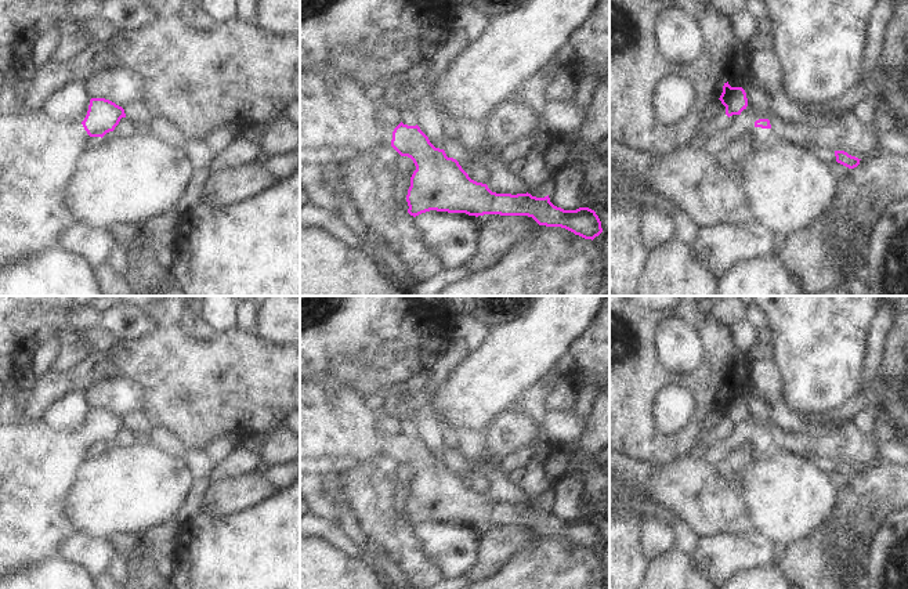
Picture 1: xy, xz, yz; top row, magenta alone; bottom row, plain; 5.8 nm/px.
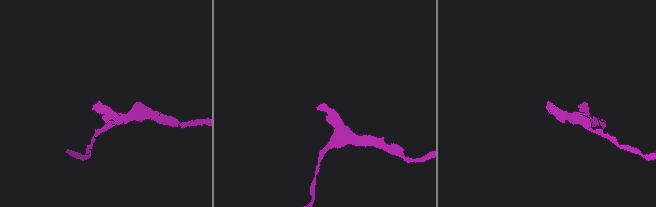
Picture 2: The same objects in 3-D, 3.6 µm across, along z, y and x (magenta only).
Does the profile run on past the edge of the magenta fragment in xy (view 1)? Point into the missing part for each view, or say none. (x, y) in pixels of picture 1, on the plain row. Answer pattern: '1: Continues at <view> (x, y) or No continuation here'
1: Continues at xy (39, 466)

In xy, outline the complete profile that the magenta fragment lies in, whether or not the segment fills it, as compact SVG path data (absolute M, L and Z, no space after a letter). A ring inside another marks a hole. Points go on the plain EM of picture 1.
M91 408L80 434L69 436L46 422L0 422L0 581L25 568L61 557L62 548L82 530L68 513L68 502L91 447L113 441L124 419L105 408Z

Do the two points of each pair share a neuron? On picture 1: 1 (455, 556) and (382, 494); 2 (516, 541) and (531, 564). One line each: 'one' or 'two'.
1: two
2: two

